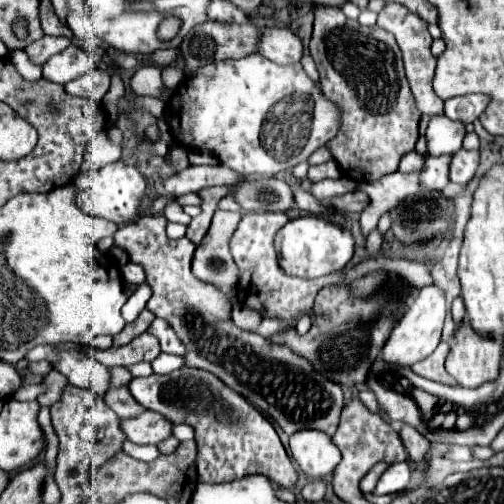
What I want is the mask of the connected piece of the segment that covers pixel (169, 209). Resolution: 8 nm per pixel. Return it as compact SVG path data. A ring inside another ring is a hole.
M169 201L165 207L165 217L167 221L175 221L175 223L183 223L189 225L189 215L183 211L181 205L177 205L177 201Z

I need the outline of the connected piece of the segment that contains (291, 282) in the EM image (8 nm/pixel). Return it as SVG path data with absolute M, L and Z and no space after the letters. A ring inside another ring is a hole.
M243 213L243 219L231 239L231 253L235 257L237 267L241 269L239 277L239 299L245 301L251 309L259 311L263 317L281 317L289 321L287 329L297 325L299 311L311 311L315 295L331 283L343 279L343 271L331 273L321 279L297 279L287 277L277 263L277 253L273 247L273 237L277 229L281 229L289 221L285 213Z

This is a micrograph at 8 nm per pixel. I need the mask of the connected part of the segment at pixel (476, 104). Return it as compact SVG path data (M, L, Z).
M483 93L451 97L445 101L445 115L461 123L473 123L487 109L487 105L489 105L489 97Z

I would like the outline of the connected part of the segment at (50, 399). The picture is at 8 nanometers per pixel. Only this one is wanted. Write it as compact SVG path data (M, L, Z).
M55 369L49 371L43 381L47 383L47 393L43 393L37 401L39 401L39 405L43 405L43 407L51 407L51 405L55 405L55 403L61 399L61 393L63 393L63 389L67 387L69 381L67 381L61 373L57 373Z

